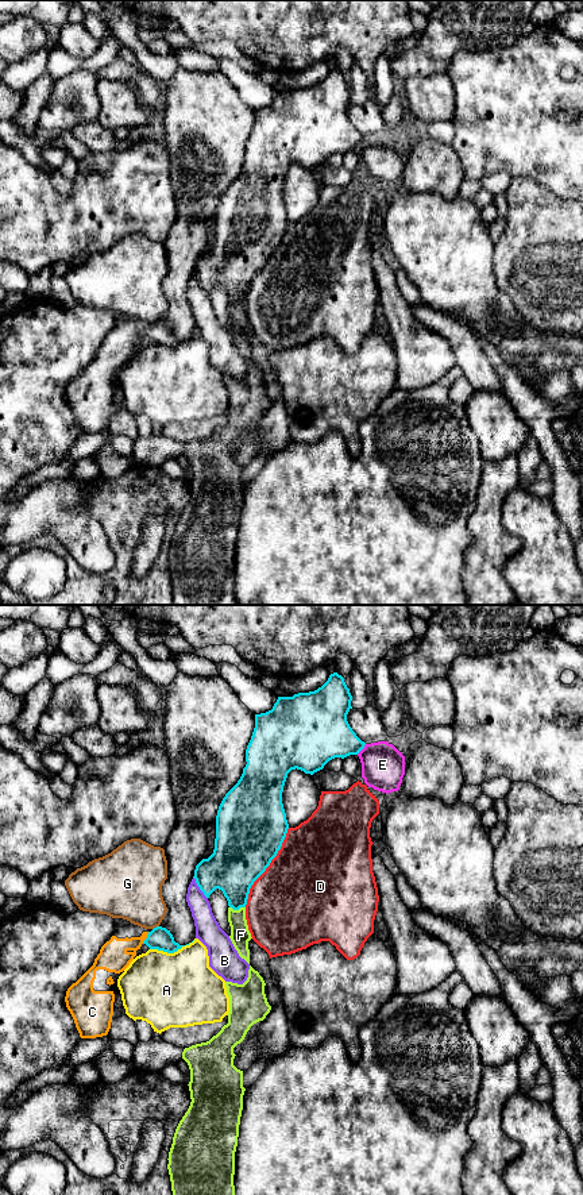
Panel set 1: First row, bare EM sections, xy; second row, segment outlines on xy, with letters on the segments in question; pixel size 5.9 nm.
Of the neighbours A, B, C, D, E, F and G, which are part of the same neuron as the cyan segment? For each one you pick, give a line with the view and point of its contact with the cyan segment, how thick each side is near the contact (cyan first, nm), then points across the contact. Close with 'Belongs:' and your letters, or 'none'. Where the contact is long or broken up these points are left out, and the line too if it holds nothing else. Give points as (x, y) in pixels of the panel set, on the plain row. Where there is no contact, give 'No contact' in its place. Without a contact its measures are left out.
C: Touches cyan at xy (147, 332). Thickness 140 nm (cyan) against 180 nm. Path across: xy (161, 334), (147, 332), (127, 339), (114, 353)
Belongs: C

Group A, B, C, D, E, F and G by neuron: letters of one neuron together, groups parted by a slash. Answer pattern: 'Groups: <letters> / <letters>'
Groups: A / B / C / D / E / F / G

